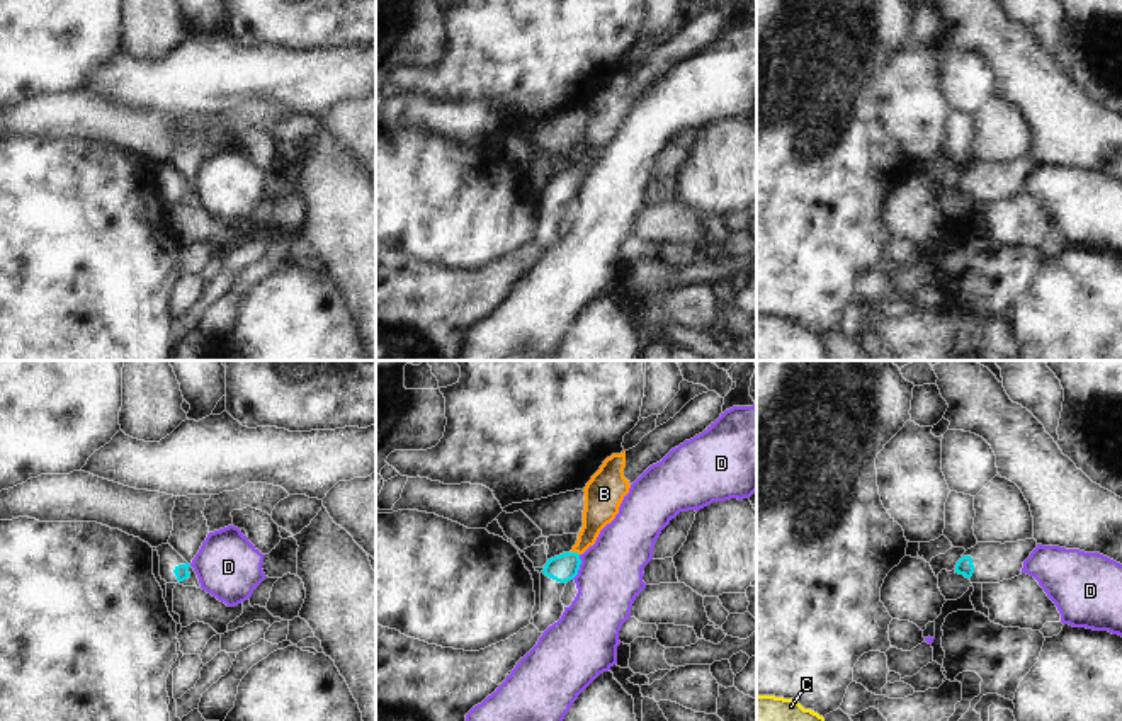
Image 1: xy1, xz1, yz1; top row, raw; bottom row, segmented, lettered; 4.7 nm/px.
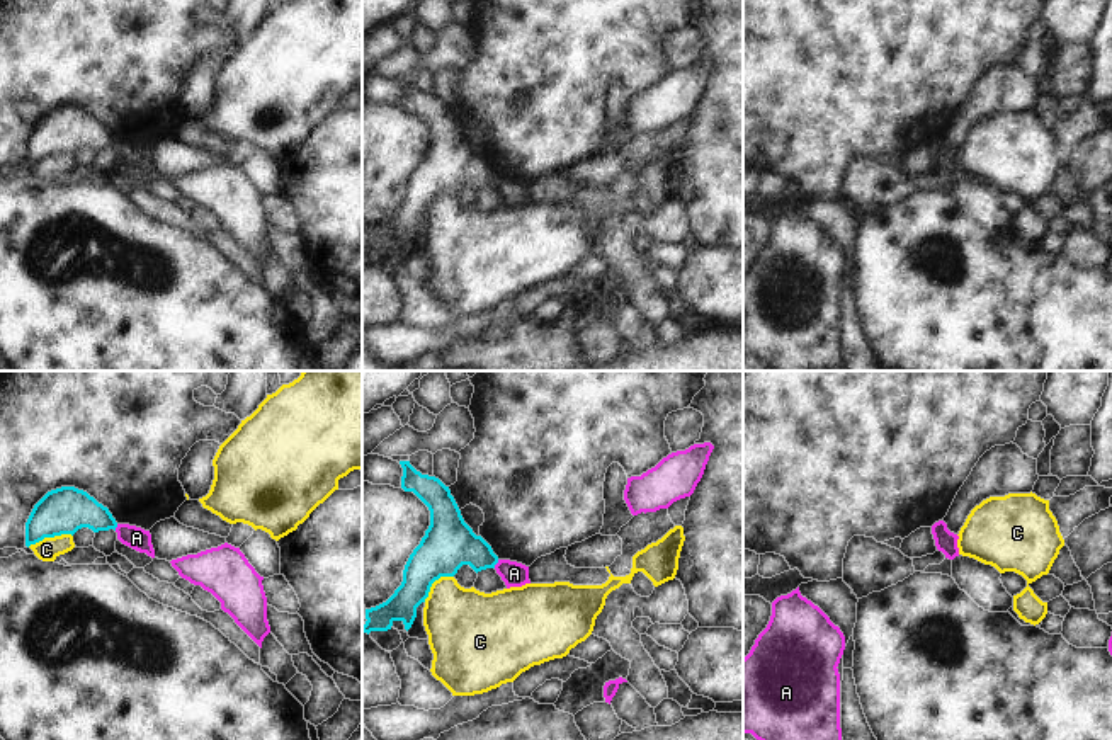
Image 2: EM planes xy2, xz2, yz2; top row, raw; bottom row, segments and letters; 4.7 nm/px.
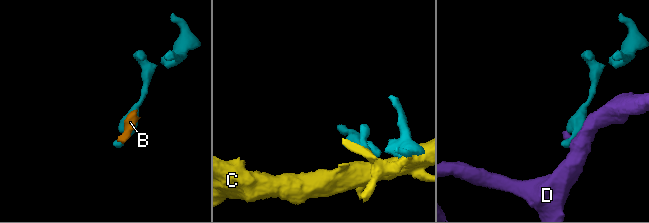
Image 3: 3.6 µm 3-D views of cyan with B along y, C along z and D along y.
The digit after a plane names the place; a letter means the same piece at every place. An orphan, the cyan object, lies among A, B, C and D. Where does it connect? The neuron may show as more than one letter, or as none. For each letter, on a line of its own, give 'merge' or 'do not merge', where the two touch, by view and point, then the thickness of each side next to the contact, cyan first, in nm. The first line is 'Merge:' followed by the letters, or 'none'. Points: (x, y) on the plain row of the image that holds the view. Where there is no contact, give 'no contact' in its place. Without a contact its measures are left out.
Merge: none
A: do not merge; contact xz2 (497, 181); calibres 240 and 120 nm
B: do not merge; contact xz1 (575, 172); calibres 130 and 160 nm
C: do not merge; contact xy2 (50, 155); calibres 220 and 110 nm
D: do not merge; contact xz1 (578, 186); calibres 130 and 300 nm

